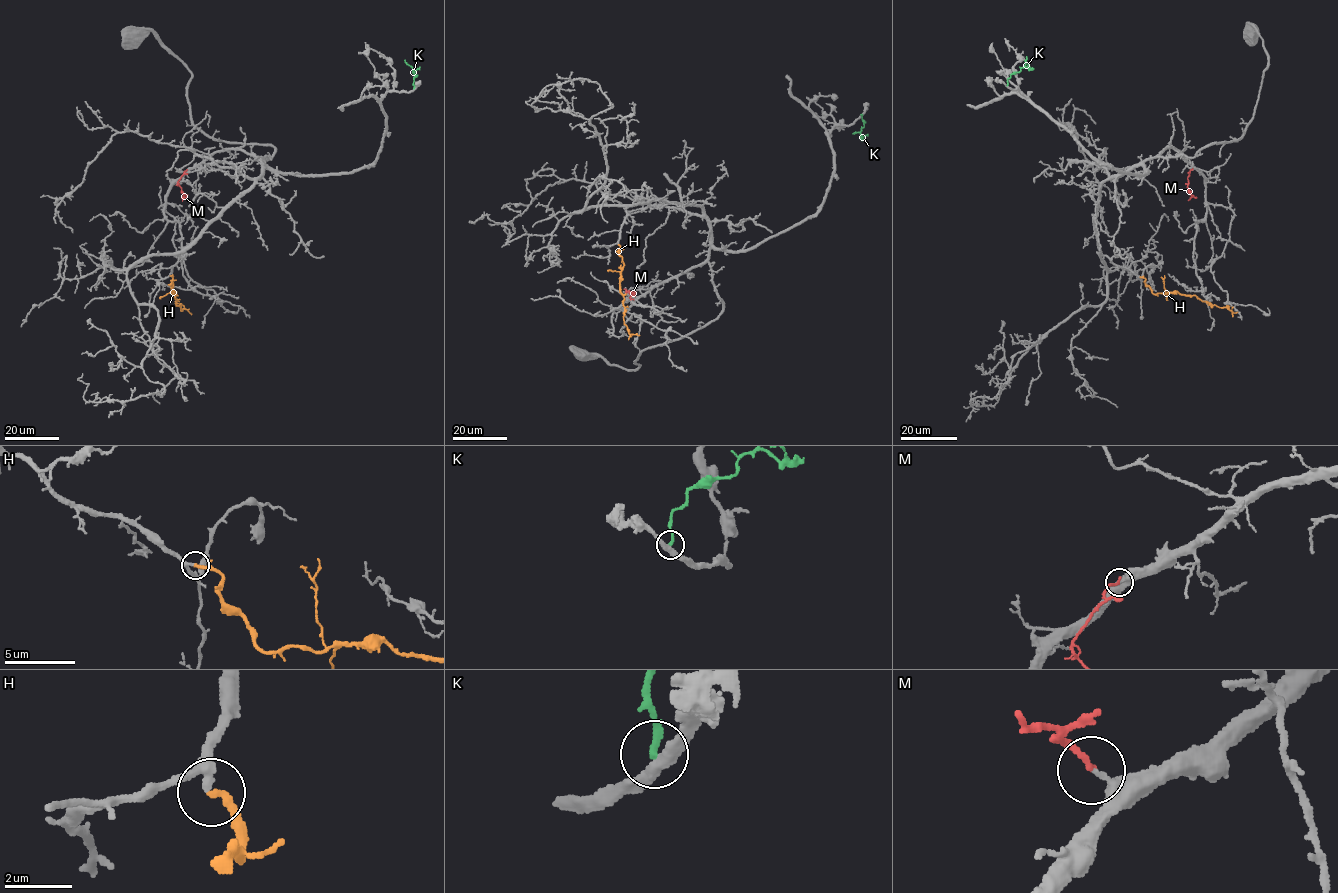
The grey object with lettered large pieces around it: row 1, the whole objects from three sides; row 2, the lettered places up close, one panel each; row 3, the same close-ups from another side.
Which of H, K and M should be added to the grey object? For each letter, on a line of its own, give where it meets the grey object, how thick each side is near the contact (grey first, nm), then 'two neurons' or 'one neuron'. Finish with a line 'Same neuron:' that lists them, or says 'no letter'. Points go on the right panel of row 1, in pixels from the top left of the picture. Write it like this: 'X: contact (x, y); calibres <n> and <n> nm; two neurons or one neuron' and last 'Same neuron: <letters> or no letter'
H: contact (1140, 277); calibres 200 and 240 nm; one neuron
K: contact (1007, 85); calibres 360 and 220 nm; two neurons
M: contact (1192, 169); calibres 220 and 190 nm; one neuron
Same neuron: H, M

